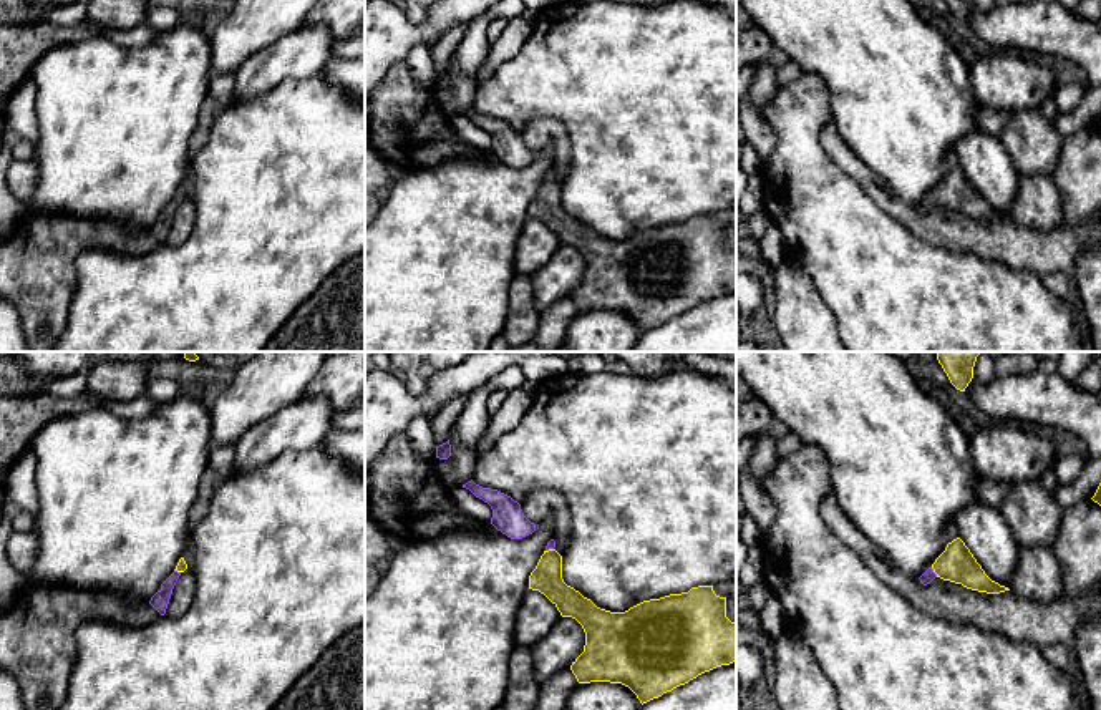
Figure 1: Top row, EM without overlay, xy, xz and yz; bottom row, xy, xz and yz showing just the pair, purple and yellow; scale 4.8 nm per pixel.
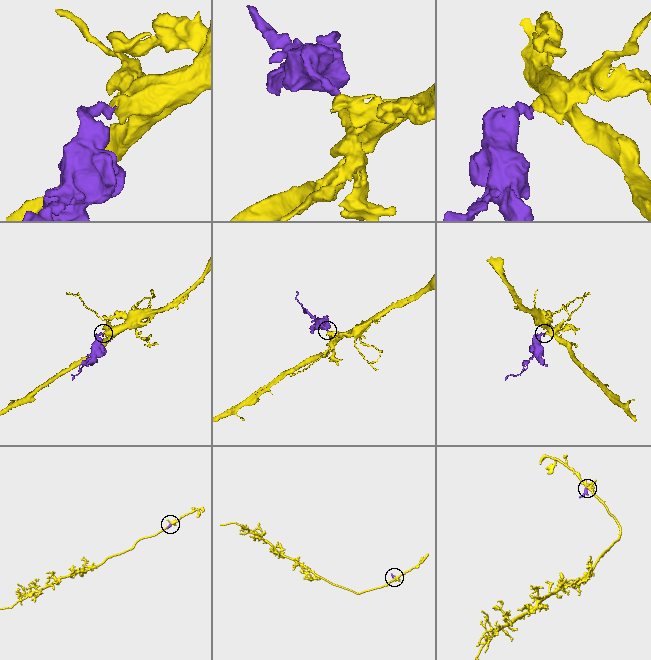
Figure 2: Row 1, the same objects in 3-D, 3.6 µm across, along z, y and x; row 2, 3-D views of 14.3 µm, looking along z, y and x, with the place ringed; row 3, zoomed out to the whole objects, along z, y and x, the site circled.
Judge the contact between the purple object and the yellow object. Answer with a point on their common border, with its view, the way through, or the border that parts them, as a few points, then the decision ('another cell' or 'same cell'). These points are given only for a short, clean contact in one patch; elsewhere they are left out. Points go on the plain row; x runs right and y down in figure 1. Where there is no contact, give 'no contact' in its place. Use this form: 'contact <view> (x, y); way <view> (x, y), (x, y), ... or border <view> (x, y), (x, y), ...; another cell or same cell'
contact yz (934, 201); way yz (929, 203), (934, 201), (957, 193); same cell

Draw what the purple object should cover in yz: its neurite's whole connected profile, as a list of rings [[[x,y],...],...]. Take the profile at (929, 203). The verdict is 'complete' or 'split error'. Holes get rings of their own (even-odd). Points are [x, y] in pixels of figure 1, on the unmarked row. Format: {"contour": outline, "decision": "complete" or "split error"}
{"contour": [[[960,166],[948,171],[945,179],[919,207],[924,214],[927,214],[935,206],[987,222],[1000,222],[1010,219],[1008,216],[992,209],[985,202],[982,194],[977,191],[977,187]]], "decision": "split error"}

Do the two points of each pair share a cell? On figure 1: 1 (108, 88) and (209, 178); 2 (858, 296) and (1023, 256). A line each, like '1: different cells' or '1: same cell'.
1: different cells
2: different cells

